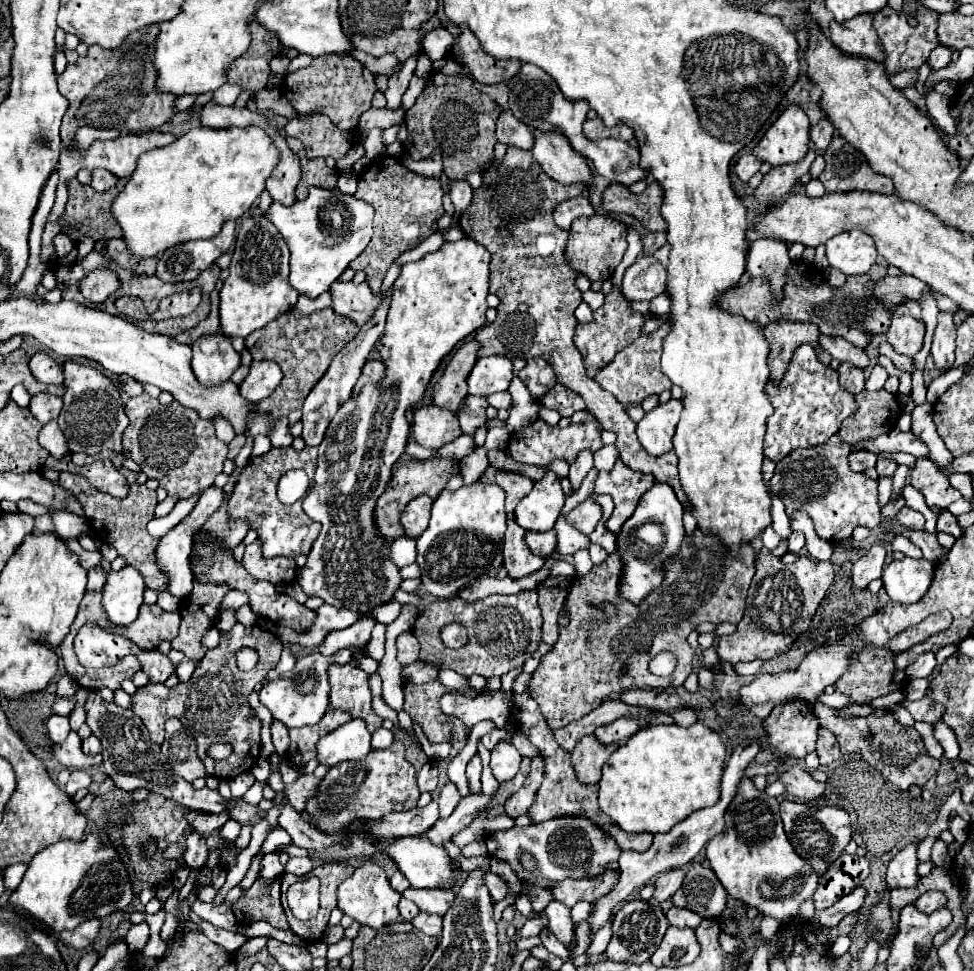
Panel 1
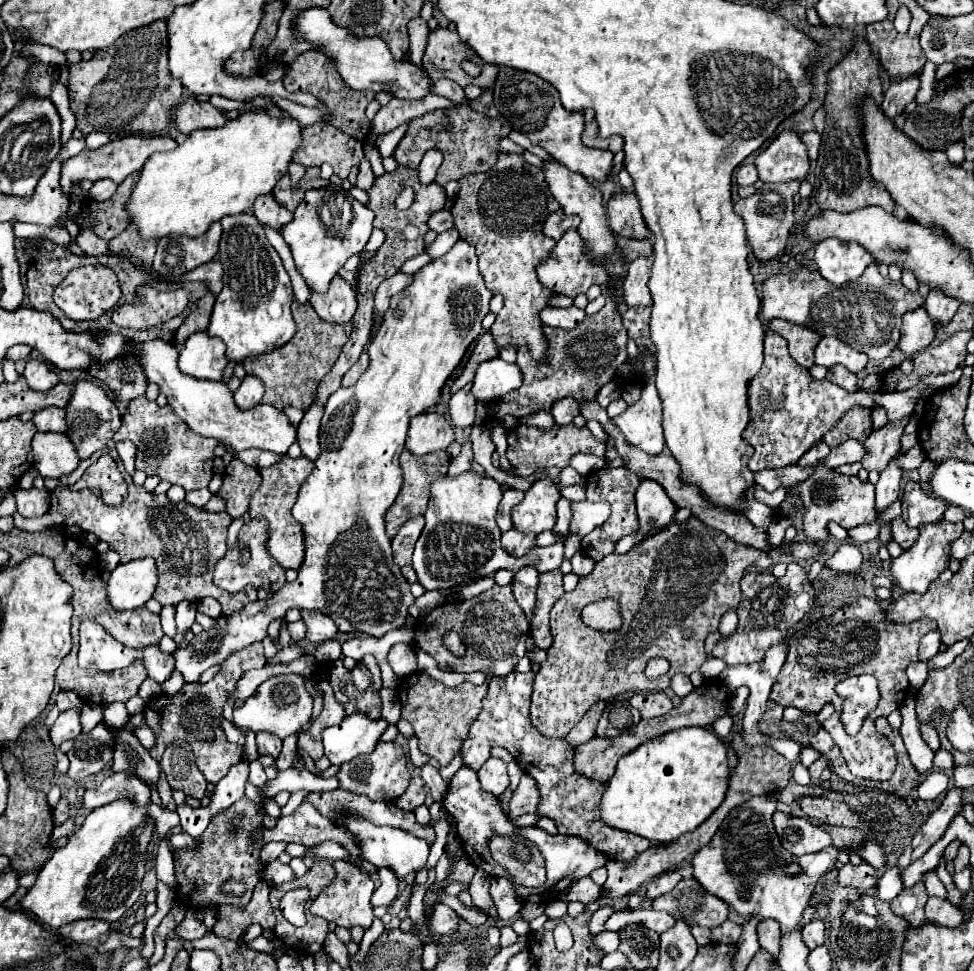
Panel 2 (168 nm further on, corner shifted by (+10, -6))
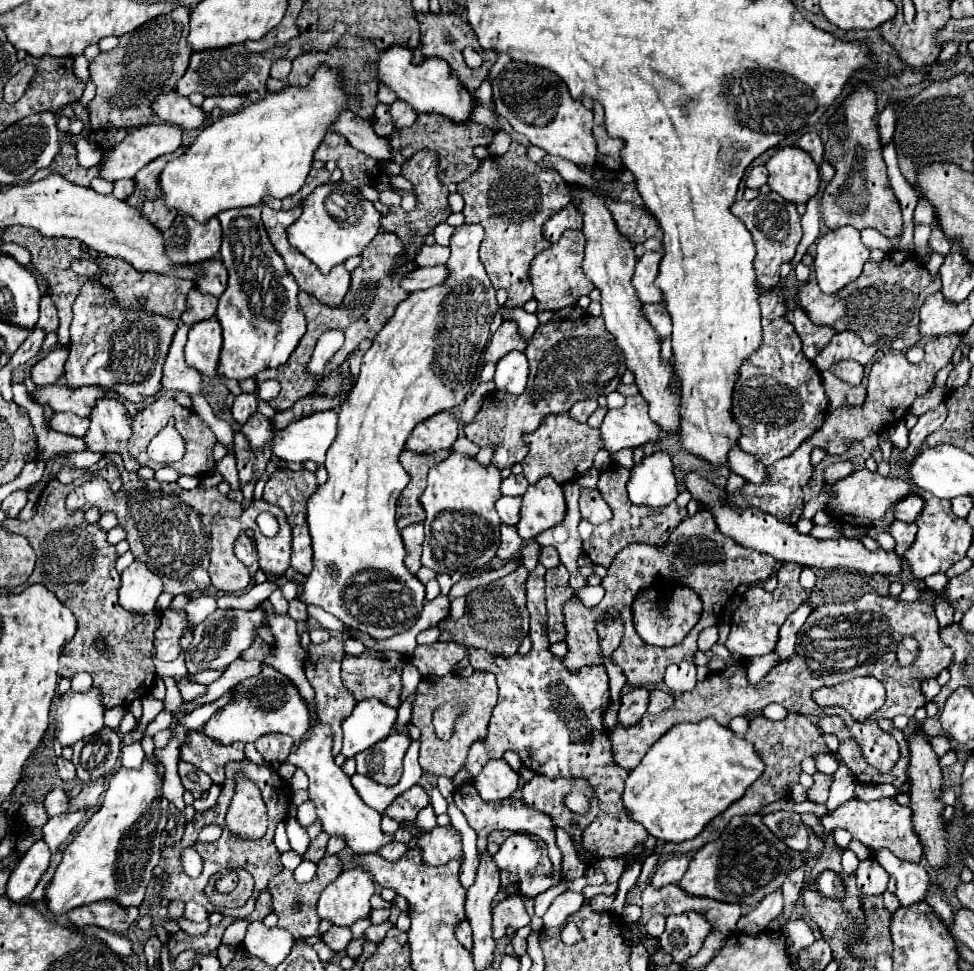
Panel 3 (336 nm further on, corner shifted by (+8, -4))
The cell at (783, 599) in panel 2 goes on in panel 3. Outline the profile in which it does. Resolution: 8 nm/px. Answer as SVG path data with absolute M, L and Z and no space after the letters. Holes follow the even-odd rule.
M783 562L783 566L777 572L777 588L773 594L765 592L761 586L751 586L741 600L741 606L733 612L731 616L731 634L725 642L729 652L739 652L747 658L753 656L763 656L769 654L775 644L777 644L777 636L779 636L779 628L783 626L783 622L787 620L787 616L797 610L797 606L801 602L805 602L805 598L809 598L809 594L801 588L799 584L799 574L801 574L803 566L795 564L795 562Z

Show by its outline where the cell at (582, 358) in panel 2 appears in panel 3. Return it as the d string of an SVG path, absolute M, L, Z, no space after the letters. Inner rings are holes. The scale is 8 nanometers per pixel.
M583 314L583 318L577 320L559 320L539 326L529 340L525 354L531 366L525 392L521 396L489 392L473 422L463 426L465 436L479 448L489 444L495 446L493 464L499 470L511 468L527 456L529 448L523 442L523 436L537 430L545 416L563 414L579 400L597 400L599 396L615 392L627 370L619 346L603 326L603 318L593 318L589 314Z

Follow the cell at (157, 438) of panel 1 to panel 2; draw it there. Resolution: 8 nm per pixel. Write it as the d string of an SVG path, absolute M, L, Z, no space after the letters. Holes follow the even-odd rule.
M139 396L127 404L123 424L113 440L131 440L137 446L137 470L145 472L147 476L159 476L161 480L167 480L171 484L179 484L187 492L207 488L213 476L213 448L217 446L217 442L191 432L183 424L183 420L179 420L179 416L175 416L167 406L157 406L145 396Z

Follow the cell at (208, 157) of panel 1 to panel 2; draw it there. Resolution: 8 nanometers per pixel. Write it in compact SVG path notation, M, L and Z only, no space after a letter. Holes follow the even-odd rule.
M243 112L243 114L239 114L239 118L229 120L229 122L227 122L225 126L221 126L221 128L213 128L213 130L193 130L193 132L187 136L187 140L185 140L183 144L179 144L175 150L171 150L171 152L155 152L155 154L143 164L143 170L139 172L139 180L137 180L137 184L135 184L135 188L133 188L131 196L129 196L129 200L127 200L127 204L125 204L125 212L127 212L129 222L131 222L133 226L137 226L137 232L139 232L139 236L141 236L141 240L151 240L151 238L161 240L161 238L171 236L171 234L179 234L179 236L185 234L185 236L189 236L189 238L197 238L197 236L205 234L207 228L209 228L213 222L221 220L223 216L233 216L233 214L241 214L241 212L251 210L255 198L261 196L261 194L269 194L269 192L273 190L273 186L277 184L277 180L281 178L281 174L287 172L287 164L291 162L291 156L293 156L293 152L295 152L295 146L299 146L299 132L301 132L301 128L299 128L297 120L293 120L289 114L285 114L283 118L271 118L271 116L265 114L265 112Z

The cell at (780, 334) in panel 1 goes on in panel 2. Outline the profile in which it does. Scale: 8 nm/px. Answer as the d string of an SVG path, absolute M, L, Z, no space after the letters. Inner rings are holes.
M771 320L771 324L767 324L767 332L783 336L787 340L791 358L795 358L799 364L803 364L805 368L811 368L815 364L813 350L821 340L815 330L801 328L797 324L787 324L783 320Z

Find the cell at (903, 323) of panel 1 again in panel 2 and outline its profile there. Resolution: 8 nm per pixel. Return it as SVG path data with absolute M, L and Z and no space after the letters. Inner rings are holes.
M917 308L903 316L901 340L897 344L897 350L901 350L907 356L913 356L925 350L933 338L935 338L935 326L931 324L931 318L927 316L927 312L923 312L923 308Z

